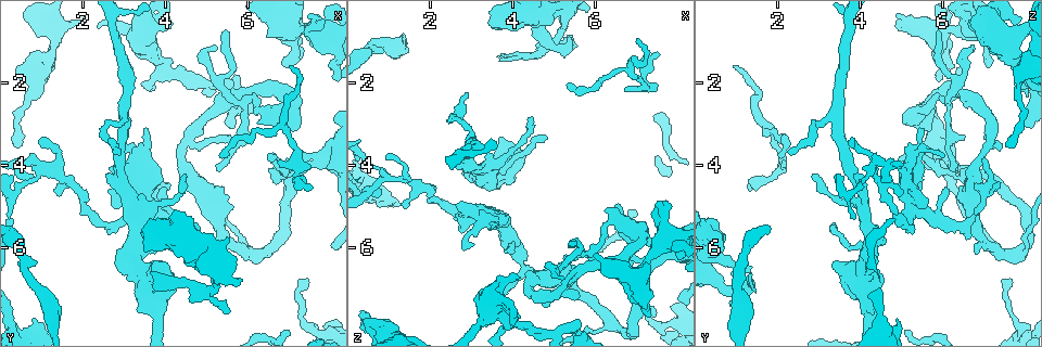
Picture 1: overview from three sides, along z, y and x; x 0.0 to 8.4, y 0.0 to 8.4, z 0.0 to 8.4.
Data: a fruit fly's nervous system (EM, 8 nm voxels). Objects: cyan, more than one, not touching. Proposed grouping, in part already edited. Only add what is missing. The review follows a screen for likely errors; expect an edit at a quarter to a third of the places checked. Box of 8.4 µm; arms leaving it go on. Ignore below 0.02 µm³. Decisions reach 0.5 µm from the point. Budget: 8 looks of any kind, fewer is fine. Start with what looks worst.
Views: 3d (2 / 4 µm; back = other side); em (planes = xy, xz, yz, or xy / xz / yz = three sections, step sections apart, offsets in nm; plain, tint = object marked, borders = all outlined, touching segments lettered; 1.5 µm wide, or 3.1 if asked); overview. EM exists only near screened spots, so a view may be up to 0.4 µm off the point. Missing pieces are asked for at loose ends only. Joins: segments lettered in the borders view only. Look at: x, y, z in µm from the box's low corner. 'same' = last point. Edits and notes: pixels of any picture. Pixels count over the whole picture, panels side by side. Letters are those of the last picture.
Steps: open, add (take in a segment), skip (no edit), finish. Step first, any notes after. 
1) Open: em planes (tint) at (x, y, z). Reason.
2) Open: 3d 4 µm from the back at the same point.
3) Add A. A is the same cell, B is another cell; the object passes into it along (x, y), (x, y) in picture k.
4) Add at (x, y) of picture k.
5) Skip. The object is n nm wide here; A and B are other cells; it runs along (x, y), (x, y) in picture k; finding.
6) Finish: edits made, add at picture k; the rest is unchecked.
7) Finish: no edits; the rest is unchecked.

Open: em xy step 8 (plain) at (5.50, 3.00, 7.95). Long arm stops here.

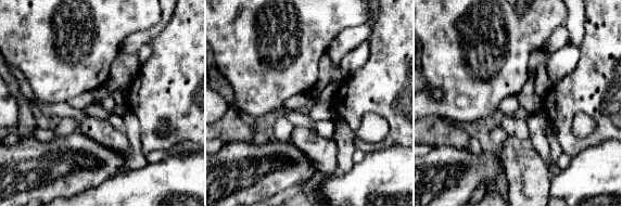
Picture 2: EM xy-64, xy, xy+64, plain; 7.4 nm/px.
Open: em xy step 8 (tint) at the same point.

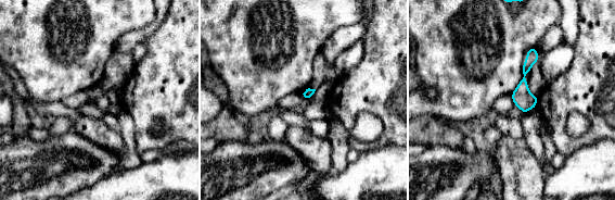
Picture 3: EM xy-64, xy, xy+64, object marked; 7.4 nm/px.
Open: em xy step 8 (borders) at the same point. See the neighbours.

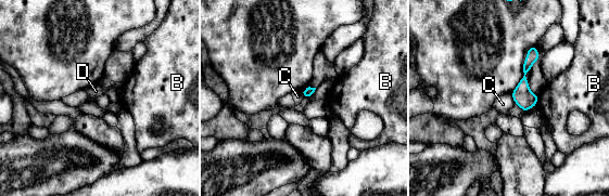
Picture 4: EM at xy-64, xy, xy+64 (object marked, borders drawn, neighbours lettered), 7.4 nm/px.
Skip. B, C and D are other cells; a border runs along (510, 93), (515, 103) in picture 4; none of them fits.

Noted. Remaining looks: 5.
Open: 3d 2 µm at (3.65, 6.60, 1.35). An open end.

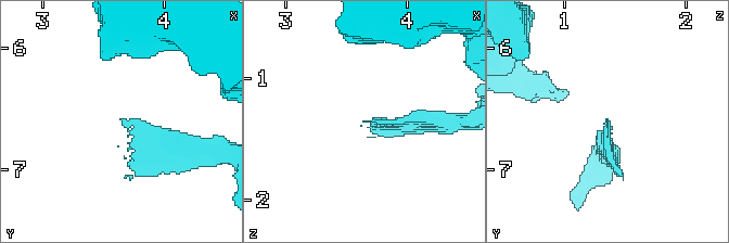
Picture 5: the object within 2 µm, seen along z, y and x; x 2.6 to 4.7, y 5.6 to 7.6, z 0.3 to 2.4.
Open: em planes (borders) at (3.68, 6.60, 1.38).

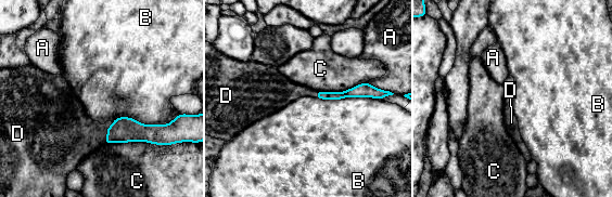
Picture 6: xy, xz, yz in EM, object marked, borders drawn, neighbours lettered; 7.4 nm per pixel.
Add D. The longest contact is with B, 500 nm; D is the same cell, A, B and C are other cells; the object passes into it along (124, 129), (106, 132), (73, 135) in picture 6; it goes on there.

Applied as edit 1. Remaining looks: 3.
Open: 3d 2 µm at (3.50, 3.10, 5.45). Branch stops here.

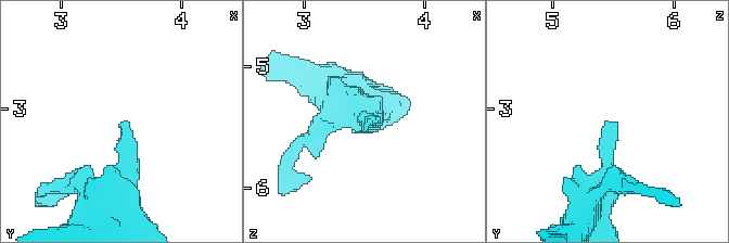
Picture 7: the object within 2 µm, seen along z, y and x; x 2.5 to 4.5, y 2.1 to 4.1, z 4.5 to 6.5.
Open: em yz step 4 (borders) at (3.54, 3.10, 5.50). Need the tissue.

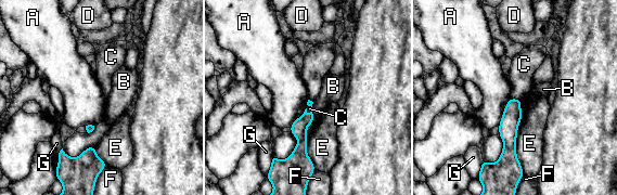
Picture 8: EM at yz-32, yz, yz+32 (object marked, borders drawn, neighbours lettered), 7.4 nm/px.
Open: em xy step 4 (borders) at the same point.

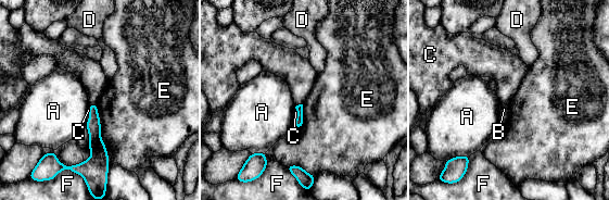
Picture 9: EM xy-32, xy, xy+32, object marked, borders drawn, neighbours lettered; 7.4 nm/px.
Skip. A, B, C, D, E and F are other cells; no lettered segment goes on from it.

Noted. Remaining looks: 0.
Finish: edits made, add at picture 6; the rest is unchecked.

